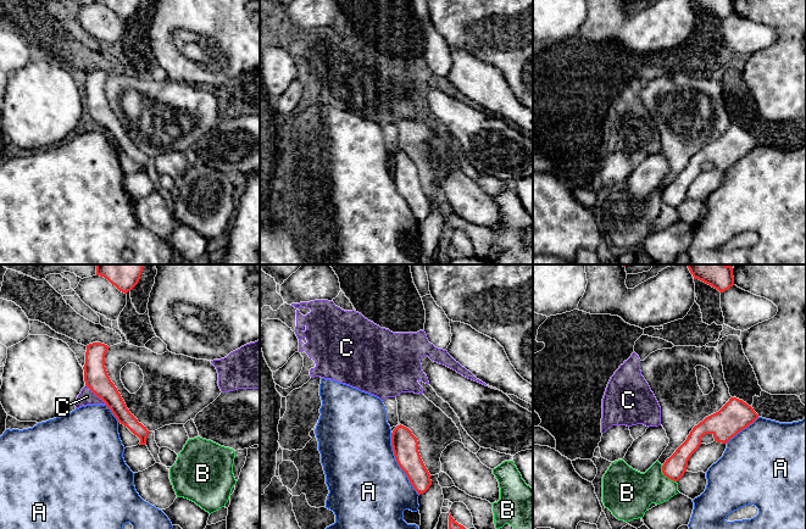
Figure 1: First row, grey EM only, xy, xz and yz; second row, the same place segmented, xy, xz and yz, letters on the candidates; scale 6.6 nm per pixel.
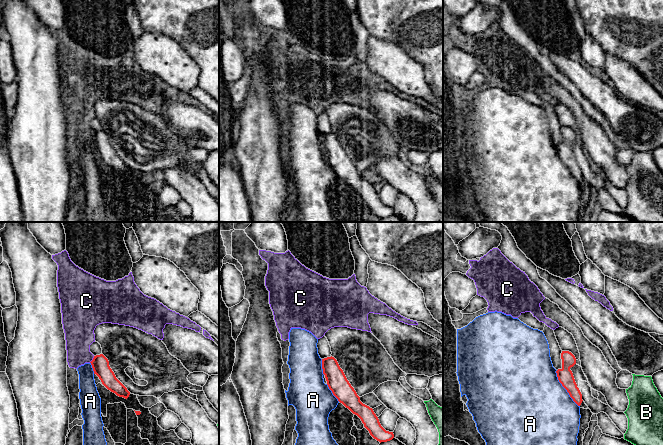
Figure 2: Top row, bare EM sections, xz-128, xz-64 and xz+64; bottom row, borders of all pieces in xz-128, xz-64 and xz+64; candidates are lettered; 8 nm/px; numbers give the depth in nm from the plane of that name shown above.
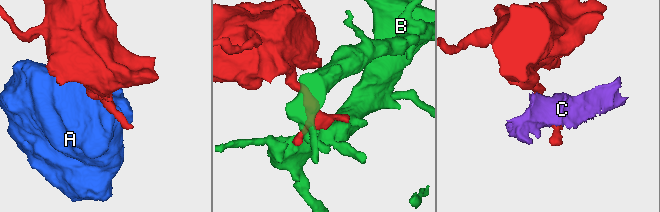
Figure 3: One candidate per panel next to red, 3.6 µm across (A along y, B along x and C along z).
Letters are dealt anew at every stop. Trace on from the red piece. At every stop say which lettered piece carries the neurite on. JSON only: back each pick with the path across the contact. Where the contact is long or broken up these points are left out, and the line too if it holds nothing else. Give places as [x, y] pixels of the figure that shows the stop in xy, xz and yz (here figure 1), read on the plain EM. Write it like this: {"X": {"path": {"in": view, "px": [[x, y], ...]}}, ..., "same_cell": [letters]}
{"same_cell": []}

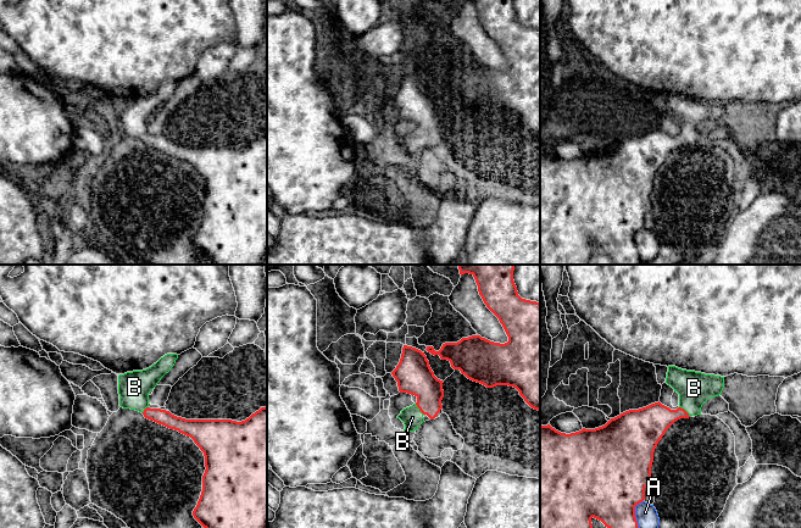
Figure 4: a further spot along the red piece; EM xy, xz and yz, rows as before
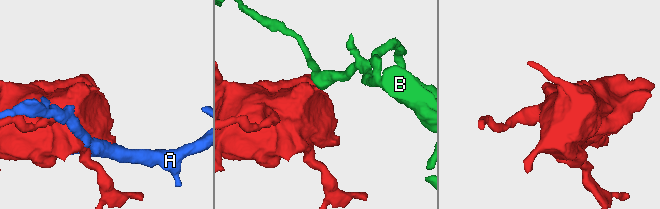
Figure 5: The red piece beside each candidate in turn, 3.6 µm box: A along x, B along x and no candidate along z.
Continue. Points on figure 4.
{"B": {"path": {"in": "yz", "px": [[650, 150], [658, 144], [685, 138], [690, 131], [694, 115]]}}, "same_cell": ["B"]}

